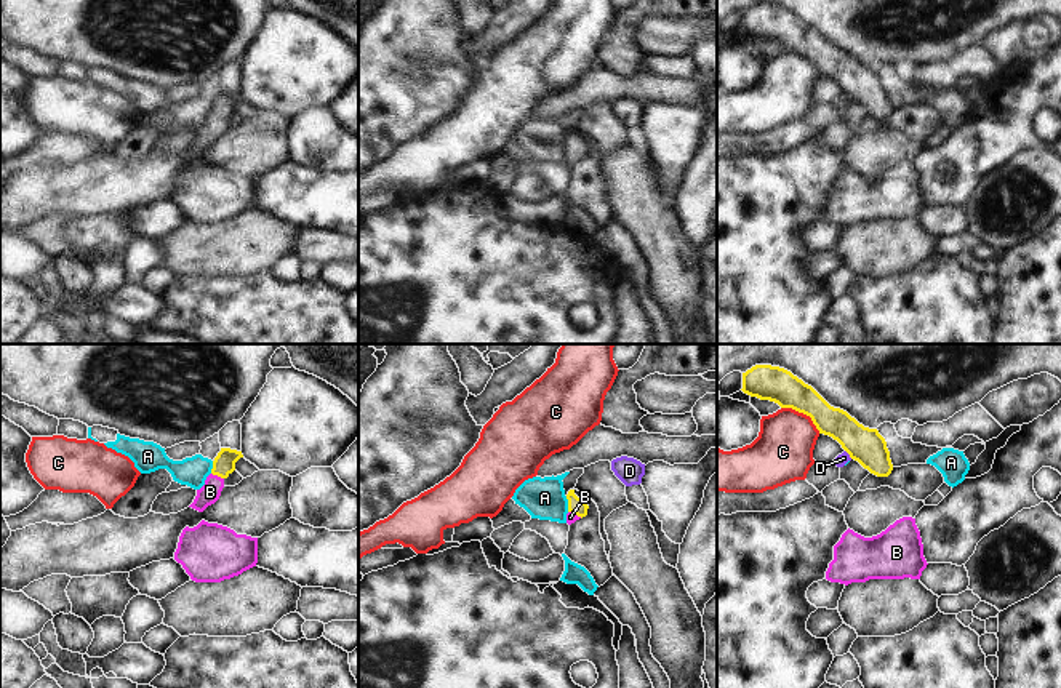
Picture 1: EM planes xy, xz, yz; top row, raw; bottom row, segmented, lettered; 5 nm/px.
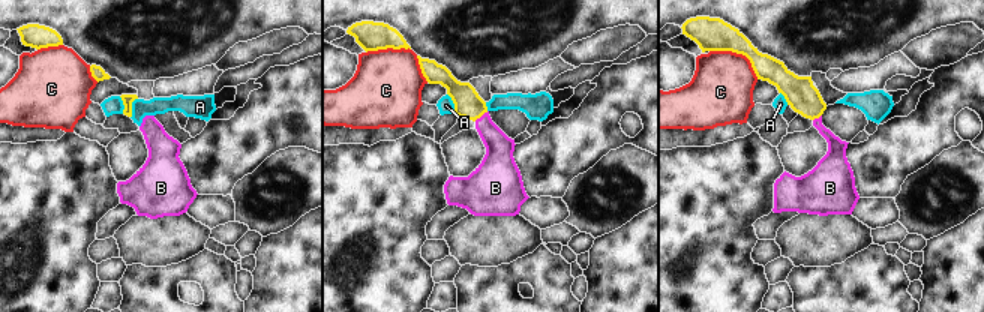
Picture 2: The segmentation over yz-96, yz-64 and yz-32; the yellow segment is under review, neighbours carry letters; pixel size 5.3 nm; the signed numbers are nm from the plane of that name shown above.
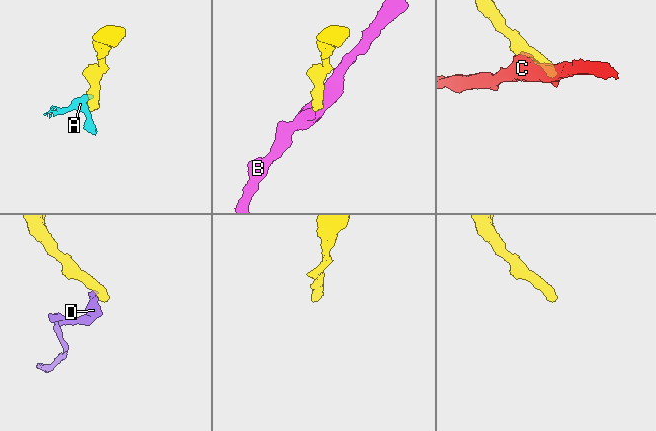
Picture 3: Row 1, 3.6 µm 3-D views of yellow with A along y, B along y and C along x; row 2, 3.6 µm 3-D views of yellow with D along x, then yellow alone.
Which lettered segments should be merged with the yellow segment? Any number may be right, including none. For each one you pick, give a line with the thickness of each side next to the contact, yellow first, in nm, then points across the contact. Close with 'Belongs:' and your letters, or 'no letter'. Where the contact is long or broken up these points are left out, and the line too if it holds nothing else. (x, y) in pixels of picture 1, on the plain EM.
B: 110/100 nm | across xy (224, 104), (218, 117), (210, 133)
Belongs: B

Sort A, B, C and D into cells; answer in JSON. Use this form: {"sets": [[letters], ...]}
{"sets": [["A", "D"], ["B"], ["C"]]}

